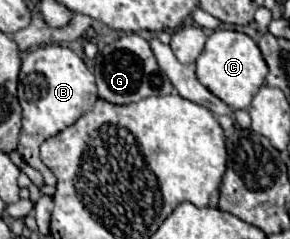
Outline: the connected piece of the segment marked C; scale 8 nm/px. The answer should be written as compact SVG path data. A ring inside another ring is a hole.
M215 29L203 47L203 53L197 57L195 67L199 83L205 85L215 97L219 97L233 111L249 107L253 95L265 83L267 75L267 65L261 57L257 43L245 33L233 29Z

